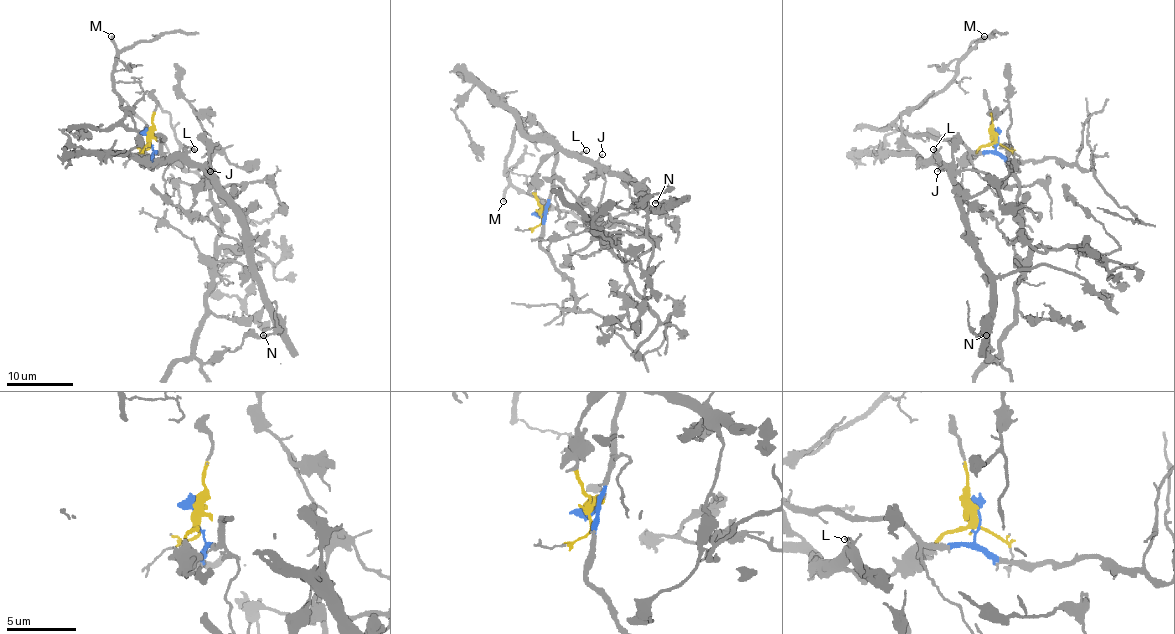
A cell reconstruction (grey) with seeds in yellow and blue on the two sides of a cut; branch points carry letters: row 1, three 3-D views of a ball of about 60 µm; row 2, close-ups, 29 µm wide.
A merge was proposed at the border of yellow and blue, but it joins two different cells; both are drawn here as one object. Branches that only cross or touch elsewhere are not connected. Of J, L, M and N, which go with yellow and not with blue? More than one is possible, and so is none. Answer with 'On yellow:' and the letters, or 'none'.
On yellow: J, L, N

